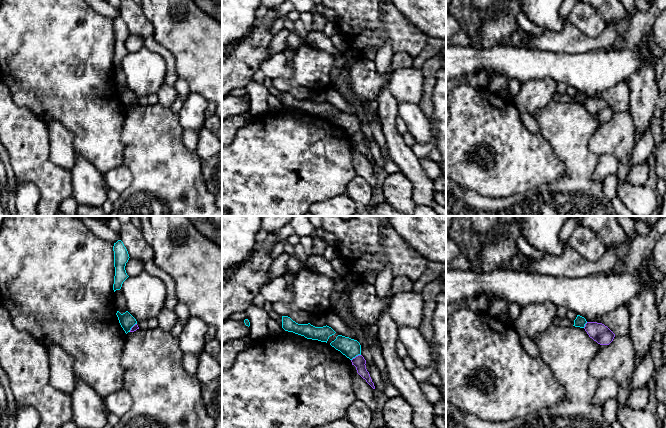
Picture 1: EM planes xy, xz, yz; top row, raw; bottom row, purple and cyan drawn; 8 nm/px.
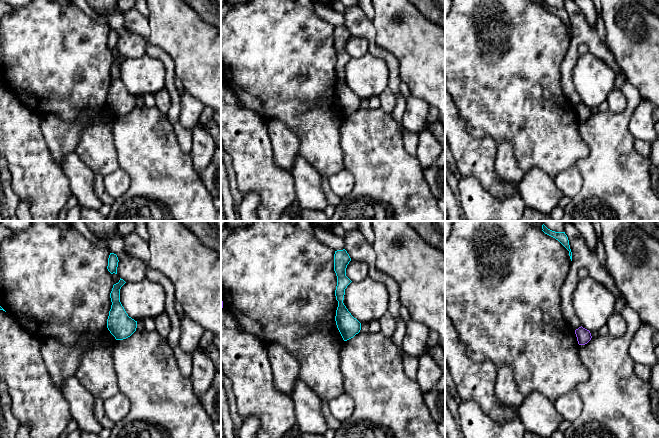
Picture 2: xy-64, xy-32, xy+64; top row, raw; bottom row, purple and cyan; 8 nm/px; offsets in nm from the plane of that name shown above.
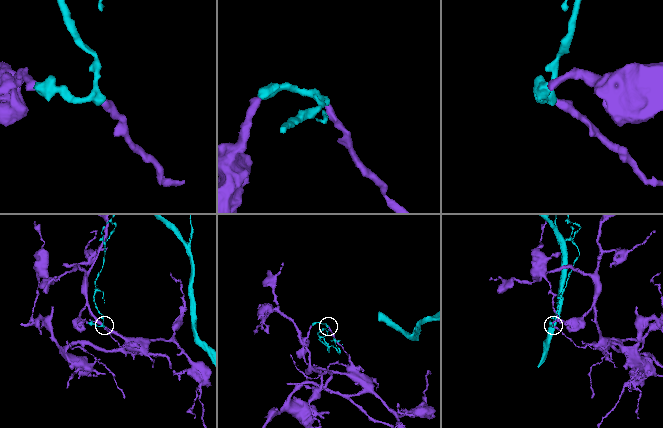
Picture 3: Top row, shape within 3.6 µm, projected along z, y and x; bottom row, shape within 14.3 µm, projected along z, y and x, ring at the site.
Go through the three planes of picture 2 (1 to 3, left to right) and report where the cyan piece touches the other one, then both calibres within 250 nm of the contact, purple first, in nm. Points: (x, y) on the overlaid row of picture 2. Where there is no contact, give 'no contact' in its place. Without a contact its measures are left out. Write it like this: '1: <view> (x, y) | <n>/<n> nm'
1: no contact
2: no contact
3: no contact

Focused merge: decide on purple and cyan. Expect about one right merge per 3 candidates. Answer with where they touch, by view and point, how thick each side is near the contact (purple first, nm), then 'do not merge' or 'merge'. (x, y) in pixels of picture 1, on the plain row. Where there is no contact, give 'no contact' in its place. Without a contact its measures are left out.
xz (356, 132) | 100/150 nm | do not merge

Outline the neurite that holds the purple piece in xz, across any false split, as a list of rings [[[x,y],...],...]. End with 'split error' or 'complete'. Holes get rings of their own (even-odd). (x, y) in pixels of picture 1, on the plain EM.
[[[358,131],[355,134],[351,136],[352,141],[356,143],[357,149],[366,156],[366,158],[375,165],[374,159],[372,158],[372,155],[370,153],[369,148],[366,145],[366,136],[362,131]]]; complete

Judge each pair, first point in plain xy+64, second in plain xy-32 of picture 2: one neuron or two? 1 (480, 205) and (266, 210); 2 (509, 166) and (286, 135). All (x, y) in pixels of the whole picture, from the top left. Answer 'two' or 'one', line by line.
1: two
2: one

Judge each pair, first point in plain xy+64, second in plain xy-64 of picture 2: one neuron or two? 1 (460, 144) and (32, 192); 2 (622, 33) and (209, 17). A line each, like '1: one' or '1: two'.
1: one
2: two

